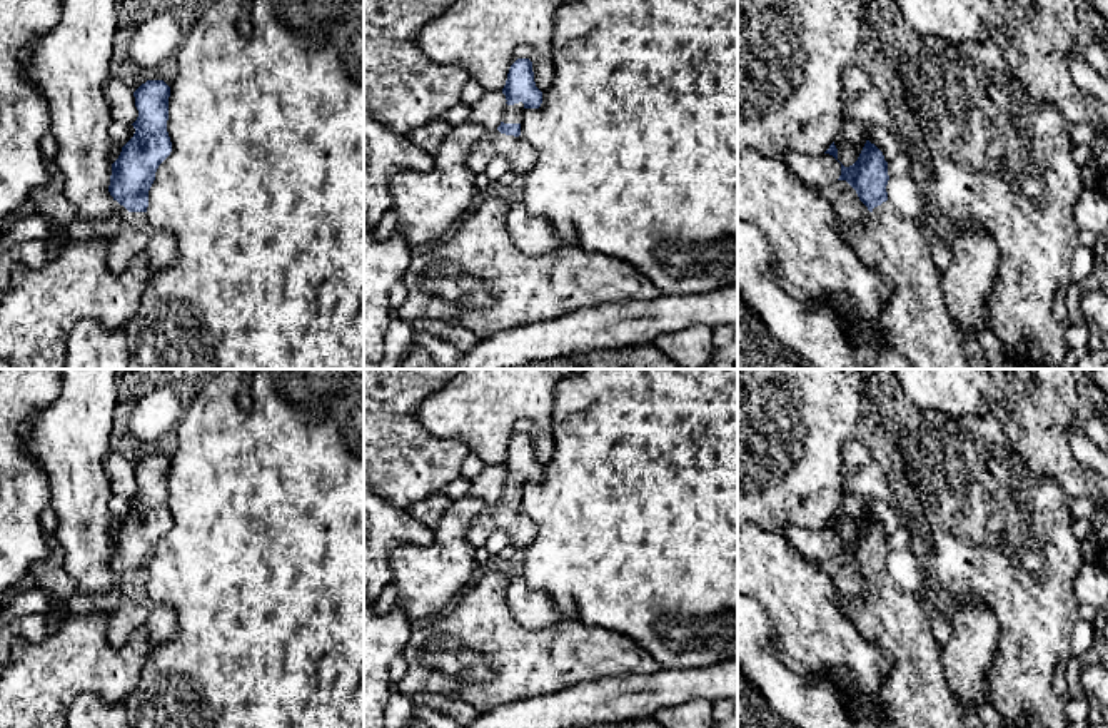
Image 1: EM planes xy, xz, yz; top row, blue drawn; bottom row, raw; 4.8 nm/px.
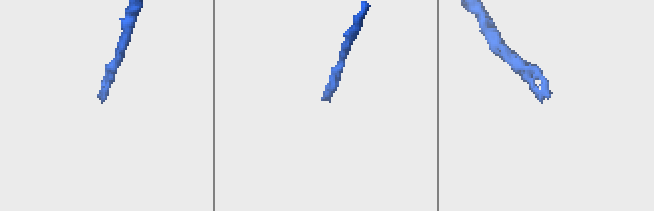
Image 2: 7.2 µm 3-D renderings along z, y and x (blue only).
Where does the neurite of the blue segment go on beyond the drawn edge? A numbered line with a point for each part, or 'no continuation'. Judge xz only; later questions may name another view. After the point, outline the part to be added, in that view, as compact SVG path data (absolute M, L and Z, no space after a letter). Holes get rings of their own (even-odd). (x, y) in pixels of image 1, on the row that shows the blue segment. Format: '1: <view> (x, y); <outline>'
1: xz (521, 156); M499 130L487 134L487 137L477 142L469 152L466 164L476 172L484 172L489 160L496 155L504 155L509 162L509 177L512 180L522 180L522 177L536 164L536 150L521 135L506 135Z

